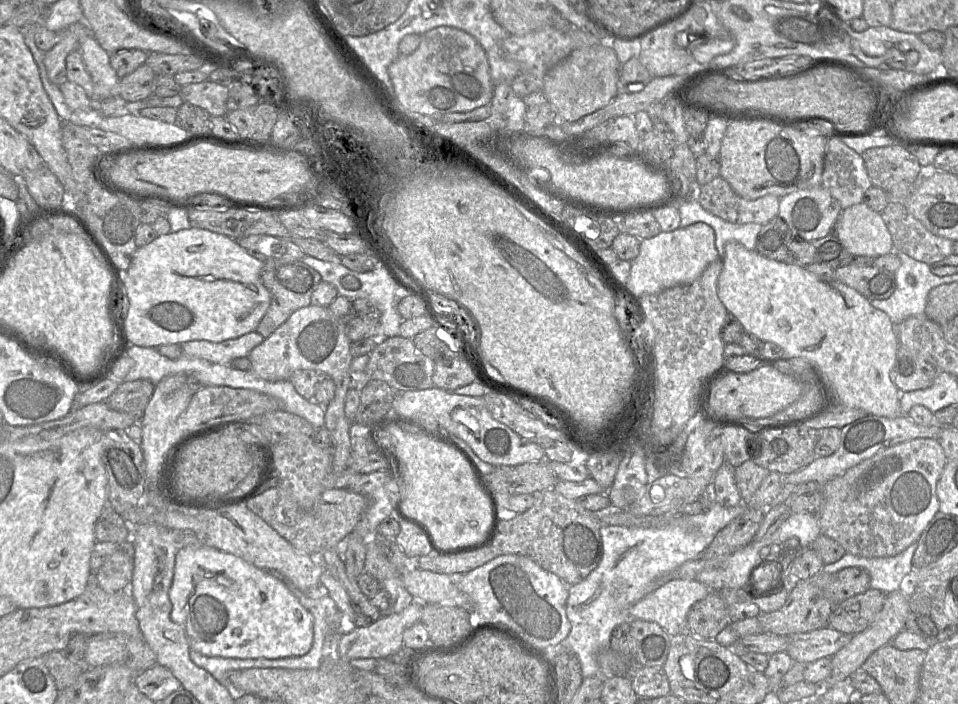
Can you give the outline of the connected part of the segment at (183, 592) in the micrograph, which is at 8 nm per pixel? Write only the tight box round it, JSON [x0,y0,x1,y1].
[169,545,313,659]

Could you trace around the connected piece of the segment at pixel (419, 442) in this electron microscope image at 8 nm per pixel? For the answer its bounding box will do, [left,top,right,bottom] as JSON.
[380,425,495,549]

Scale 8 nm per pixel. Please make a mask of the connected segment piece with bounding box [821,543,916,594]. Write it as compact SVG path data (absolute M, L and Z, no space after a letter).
M916 543L910 545L900 554L892 557L864 558L850 553L838 561L823 566L822 573L836 573L844 568L858 567L870 576L870 588L890 594L900 589L902 579L909 574Z

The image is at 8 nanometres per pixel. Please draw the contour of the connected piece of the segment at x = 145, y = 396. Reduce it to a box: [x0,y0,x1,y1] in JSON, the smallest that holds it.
[106,379,155,419]

